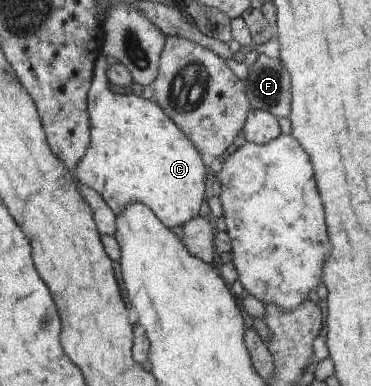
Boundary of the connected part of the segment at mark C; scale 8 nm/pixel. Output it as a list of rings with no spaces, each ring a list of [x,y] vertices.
[[[102,53],[99,54],[92,71],[92,82],[87,96],[90,144],[74,169],[75,180],[94,189],[115,215],[121,213],[127,204],[139,202],[146,205],[169,229],[183,227],[188,221],[199,217],[199,208],[203,205],[205,195],[205,177],[208,173],[205,166],[208,160],[153,99],[111,92],[105,58]]]

